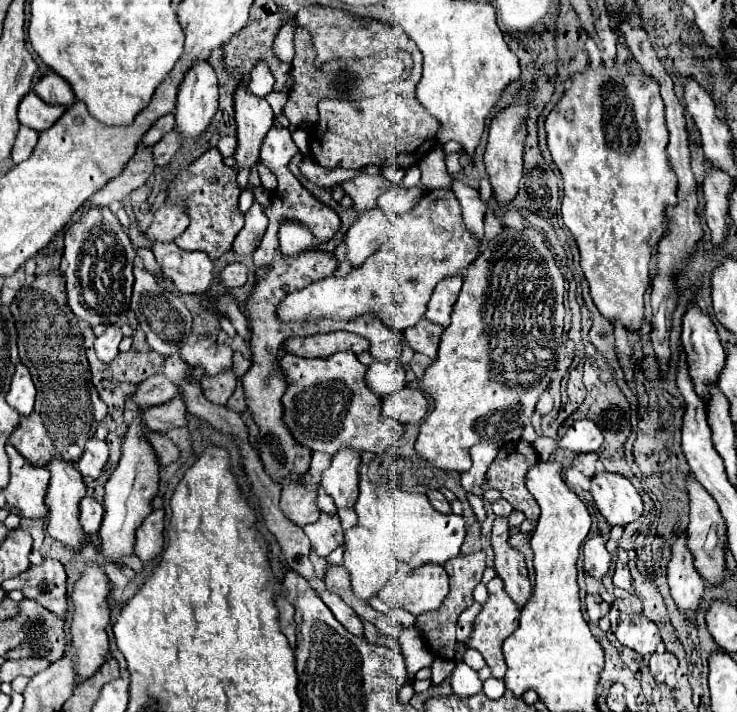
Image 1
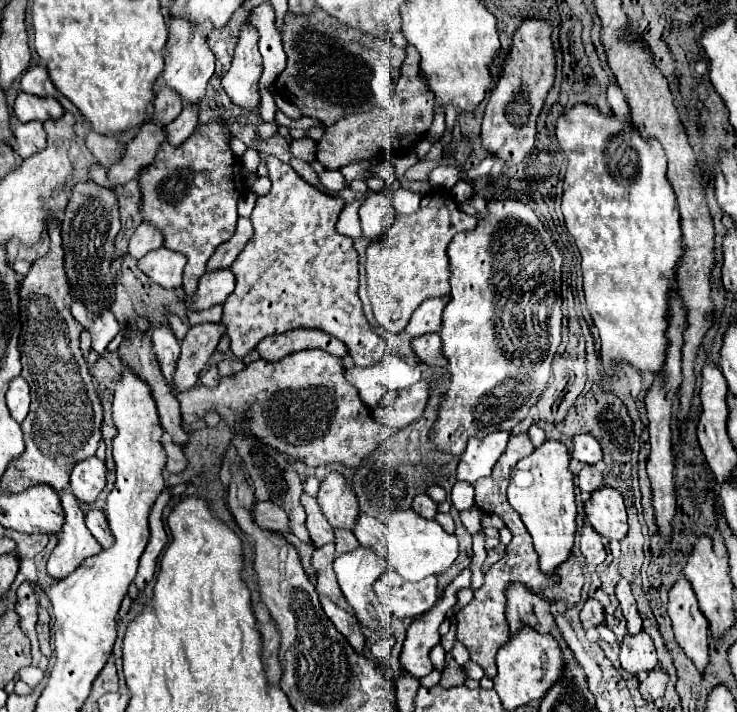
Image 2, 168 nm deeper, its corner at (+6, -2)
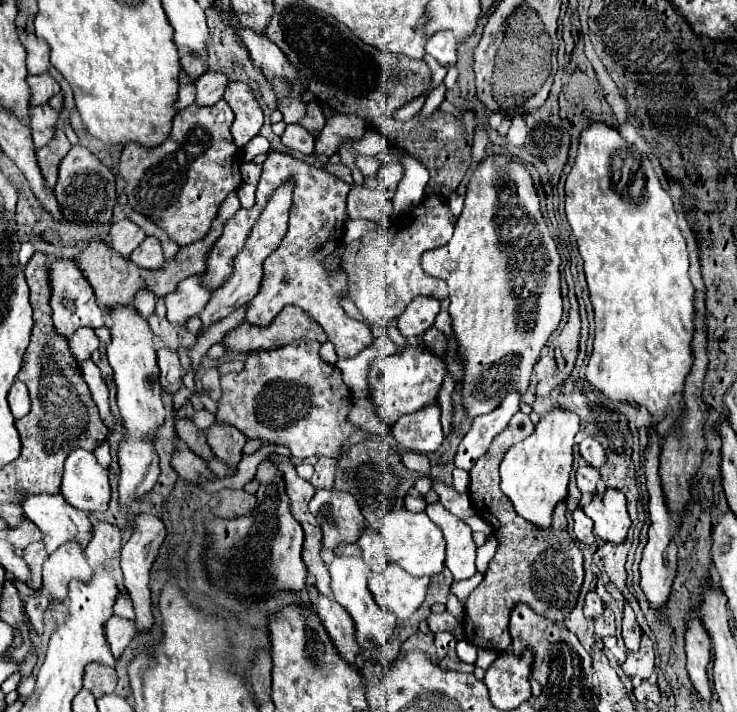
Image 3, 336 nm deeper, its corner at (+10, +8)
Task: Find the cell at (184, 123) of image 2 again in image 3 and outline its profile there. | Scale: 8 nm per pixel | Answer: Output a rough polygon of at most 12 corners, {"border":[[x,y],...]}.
{"border":[[222,74],[196,80],[196,106],[212,106],[222,98],[228,80]]}

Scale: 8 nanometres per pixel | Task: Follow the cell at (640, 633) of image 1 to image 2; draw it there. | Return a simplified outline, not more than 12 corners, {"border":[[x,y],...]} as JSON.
{"border":[[646,632],[628,634],[620,646],[620,664],[634,676],[658,664]]}

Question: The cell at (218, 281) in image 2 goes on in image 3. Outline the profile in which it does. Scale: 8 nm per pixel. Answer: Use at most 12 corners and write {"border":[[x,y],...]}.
{"border":[[202,274],[182,280],[166,296],[166,316],[186,324],[210,302],[214,290]]}

